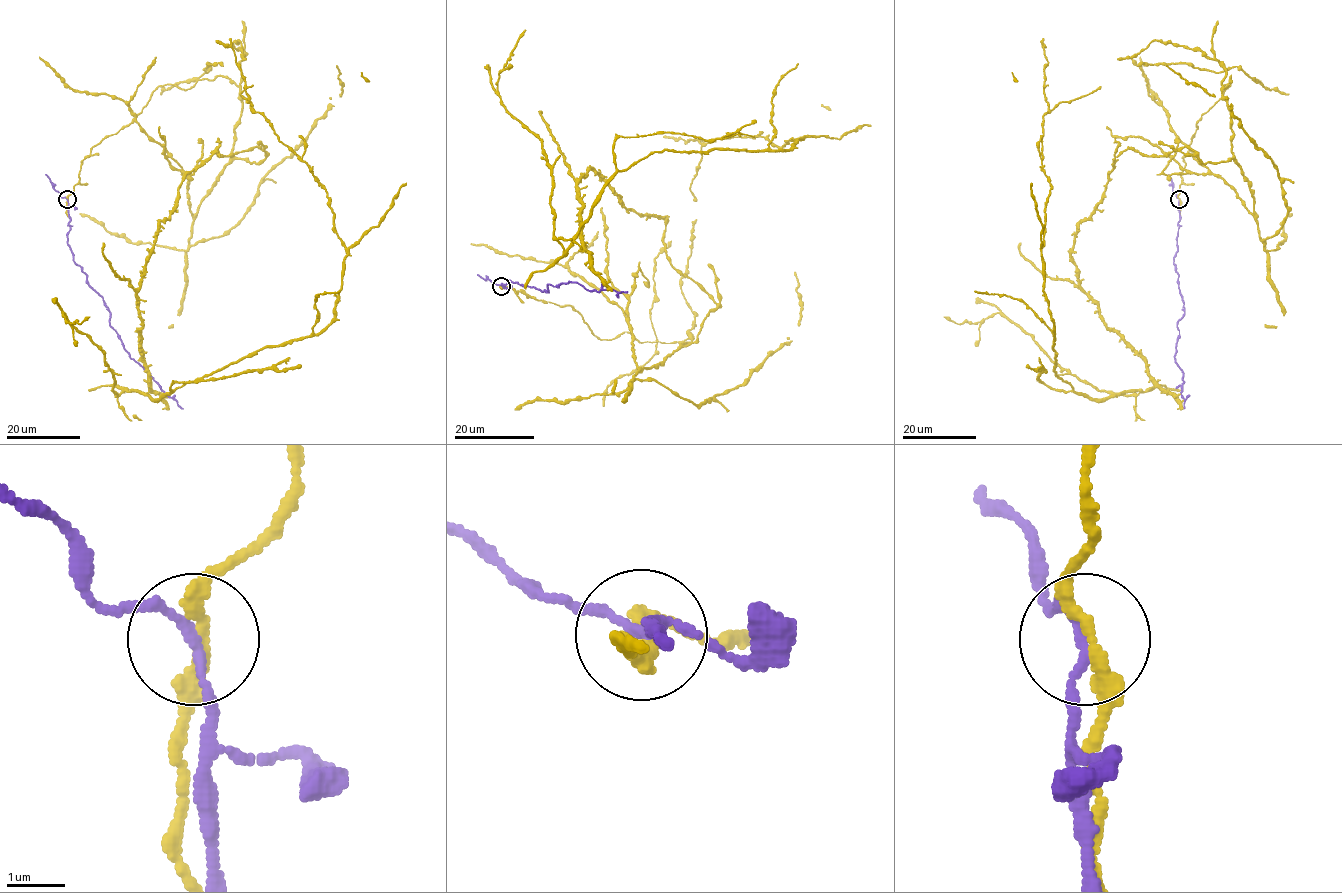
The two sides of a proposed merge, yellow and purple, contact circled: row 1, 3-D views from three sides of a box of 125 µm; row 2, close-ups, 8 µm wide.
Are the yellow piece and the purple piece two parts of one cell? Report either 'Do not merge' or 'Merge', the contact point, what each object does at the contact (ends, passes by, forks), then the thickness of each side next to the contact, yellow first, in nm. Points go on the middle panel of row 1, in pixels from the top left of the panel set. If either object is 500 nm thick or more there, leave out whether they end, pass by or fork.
Do not merge. Place: (501, 286). At the ring yellow passes by. At the ring purple passes by. Thickness 200 nm (yellow) against 130 nm

